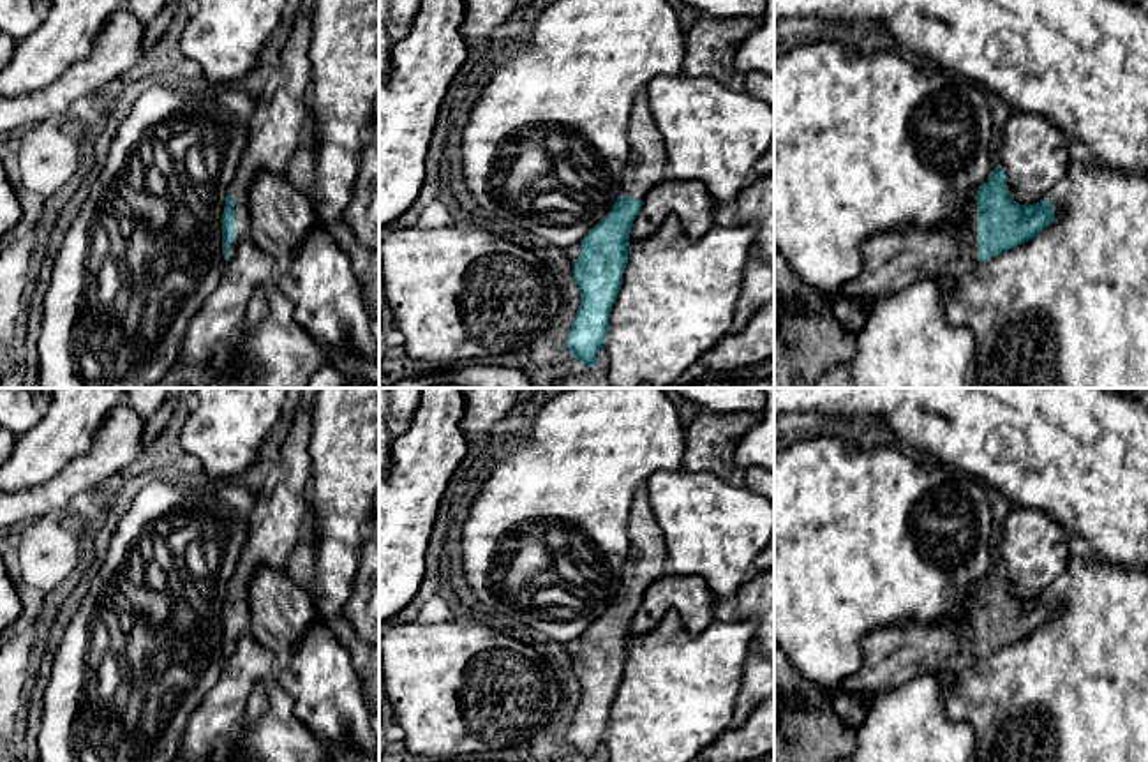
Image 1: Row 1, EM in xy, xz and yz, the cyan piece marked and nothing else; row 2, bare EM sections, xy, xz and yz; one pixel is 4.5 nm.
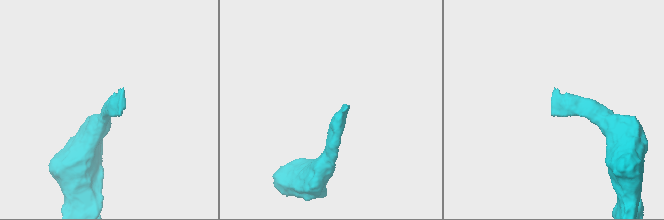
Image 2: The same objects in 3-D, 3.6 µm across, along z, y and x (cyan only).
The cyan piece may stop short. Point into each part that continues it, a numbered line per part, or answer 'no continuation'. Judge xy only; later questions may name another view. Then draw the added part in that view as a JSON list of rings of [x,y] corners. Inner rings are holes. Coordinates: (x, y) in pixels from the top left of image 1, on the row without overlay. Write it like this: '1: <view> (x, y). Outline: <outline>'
1: xy (283, 519). Outline: [[[312,407],[298,409],[280,444],[280,460],[270,478],[256,515],[249,542],[229,580],[235,593],[235,635],[227,653],[249,631],[249,584],[259,566],[286,568],[294,547],[305,540],[310,515],[312,462],[309,441],[312,434]]]

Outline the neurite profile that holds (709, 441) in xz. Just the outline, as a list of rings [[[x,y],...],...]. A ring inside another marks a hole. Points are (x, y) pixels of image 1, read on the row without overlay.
[[[702,413],[686,427],[682,469],[709,471],[723,480],[739,480],[735,448],[762,420],[757,413]]]

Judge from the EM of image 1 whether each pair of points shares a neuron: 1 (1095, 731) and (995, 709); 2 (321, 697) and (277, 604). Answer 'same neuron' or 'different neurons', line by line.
1: same neuron
2: same neuron

